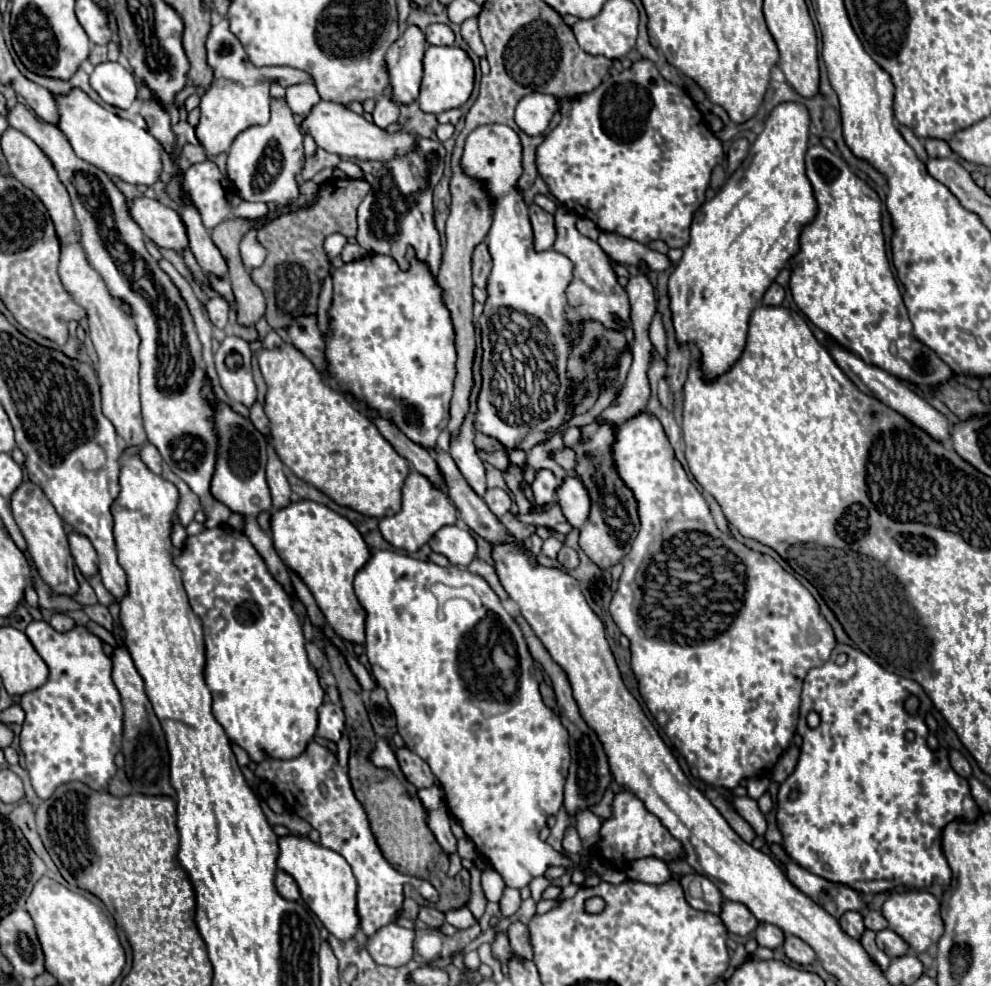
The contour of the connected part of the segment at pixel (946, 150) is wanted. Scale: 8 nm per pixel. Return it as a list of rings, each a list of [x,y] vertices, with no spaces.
[[[926,139],[924,149],[930,157],[950,157],[950,155],[954,155],[952,149],[948,147],[948,143],[942,141],[942,139]]]

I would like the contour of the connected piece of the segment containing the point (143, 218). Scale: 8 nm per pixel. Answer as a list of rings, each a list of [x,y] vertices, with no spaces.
[[[148,197],[130,201],[130,213],[142,227],[144,235],[150,237],[160,249],[184,251],[188,249],[188,235],[184,235],[184,221],[180,213]]]

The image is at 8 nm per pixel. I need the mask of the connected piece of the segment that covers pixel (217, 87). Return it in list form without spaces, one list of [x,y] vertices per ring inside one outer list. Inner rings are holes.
[[[222,17],[208,33],[206,39],[208,65],[212,67],[212,85],[202,95],[200,103],[200,123],[195,127],[198,141],[204,145],[208,155],[218,155],[230,149],[234,137],[252,125],[264,125],[270,119],[270,85],[280,83],[290,87],[294,83],[312,81],[312,77],[294,67],[254,67],[238,41],[238,37],[228,29],[228,19]]]

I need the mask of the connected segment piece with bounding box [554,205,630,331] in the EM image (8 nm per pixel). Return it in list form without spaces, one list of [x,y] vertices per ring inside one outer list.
[[[558,205],[554,219],[556,219],[556,231],[558,231],[554,249],[560,251],[562,255],[566,255],[574,265],[572,283],[568,283],[568,291],[566,291],[568,323],[584,325],[588,321],[598,321],[598,323],[602,323],[604,329],[624,331],[624,327],[620,323],[630,321],[630,301],[628,301],[626,289],[618,283],[618,275],[614,273],[612,259],[600,249],[600,245],[596,241],[578,233],[578,229],[574,227],[578,217],[574,213],[570,213],[566,207]]]

